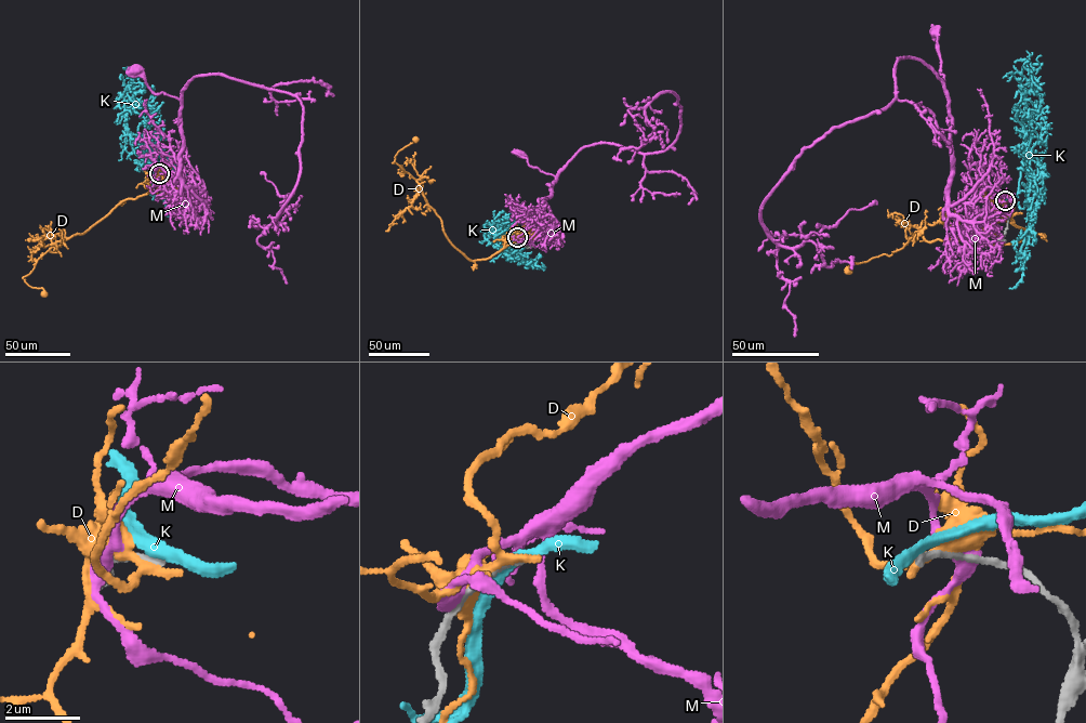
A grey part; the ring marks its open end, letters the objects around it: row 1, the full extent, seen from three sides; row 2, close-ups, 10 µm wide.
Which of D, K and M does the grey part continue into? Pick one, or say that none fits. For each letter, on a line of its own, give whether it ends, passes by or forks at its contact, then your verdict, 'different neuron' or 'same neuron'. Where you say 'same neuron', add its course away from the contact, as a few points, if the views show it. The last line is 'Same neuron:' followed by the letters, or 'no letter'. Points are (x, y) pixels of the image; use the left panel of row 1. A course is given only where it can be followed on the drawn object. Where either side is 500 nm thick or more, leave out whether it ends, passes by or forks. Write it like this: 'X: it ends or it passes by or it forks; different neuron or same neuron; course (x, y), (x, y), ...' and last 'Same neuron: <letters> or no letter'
D: it forks; different neuron
K: it passes by; different neuron
M: it passes by; different neuron
Same neuron: no letter

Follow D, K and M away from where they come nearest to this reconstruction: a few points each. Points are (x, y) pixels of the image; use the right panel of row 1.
D: (1006, 200), (1001, 215), (1034, 234), (992, 245), (919, 235), (847, 271)
K: (1005, 200), (1018, 192), (1027, 145), (1037, 167), (1037, 204), (1021, 246), (1021, 278), (1009, 289)
M: (1007, 200), (983, 182), (970, 201), (945, 199), (951, 116), (935, 33)

